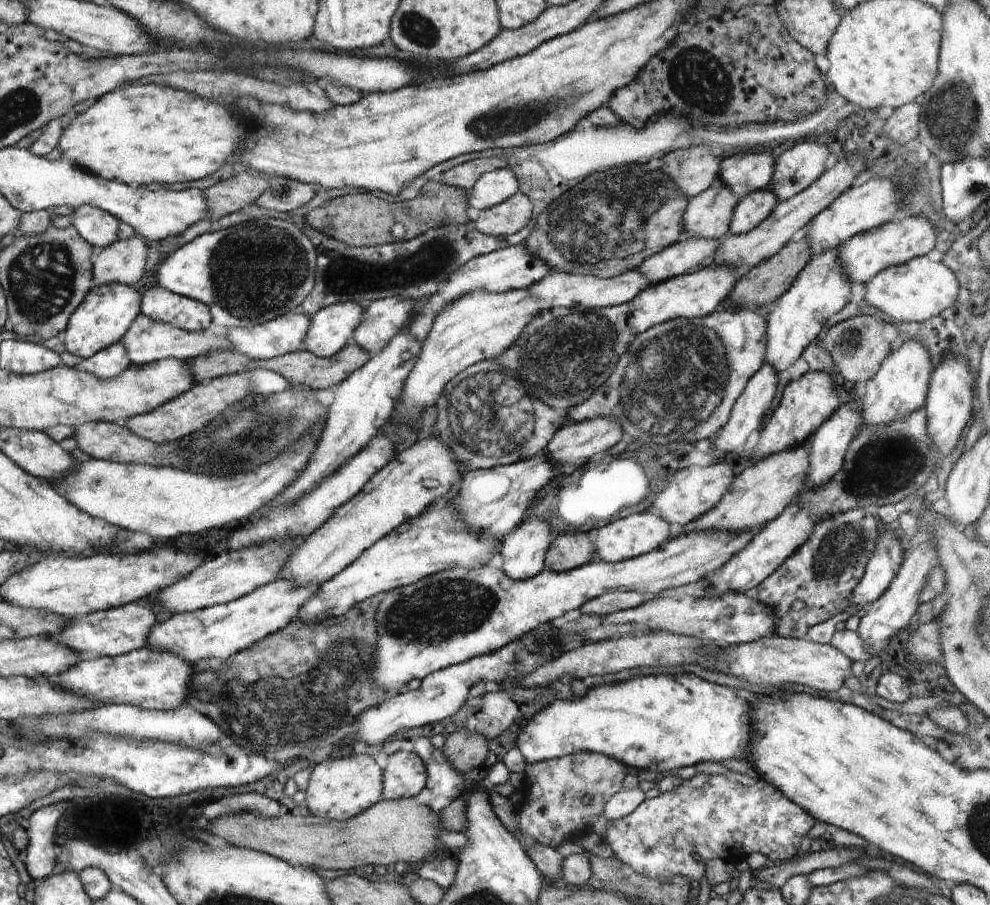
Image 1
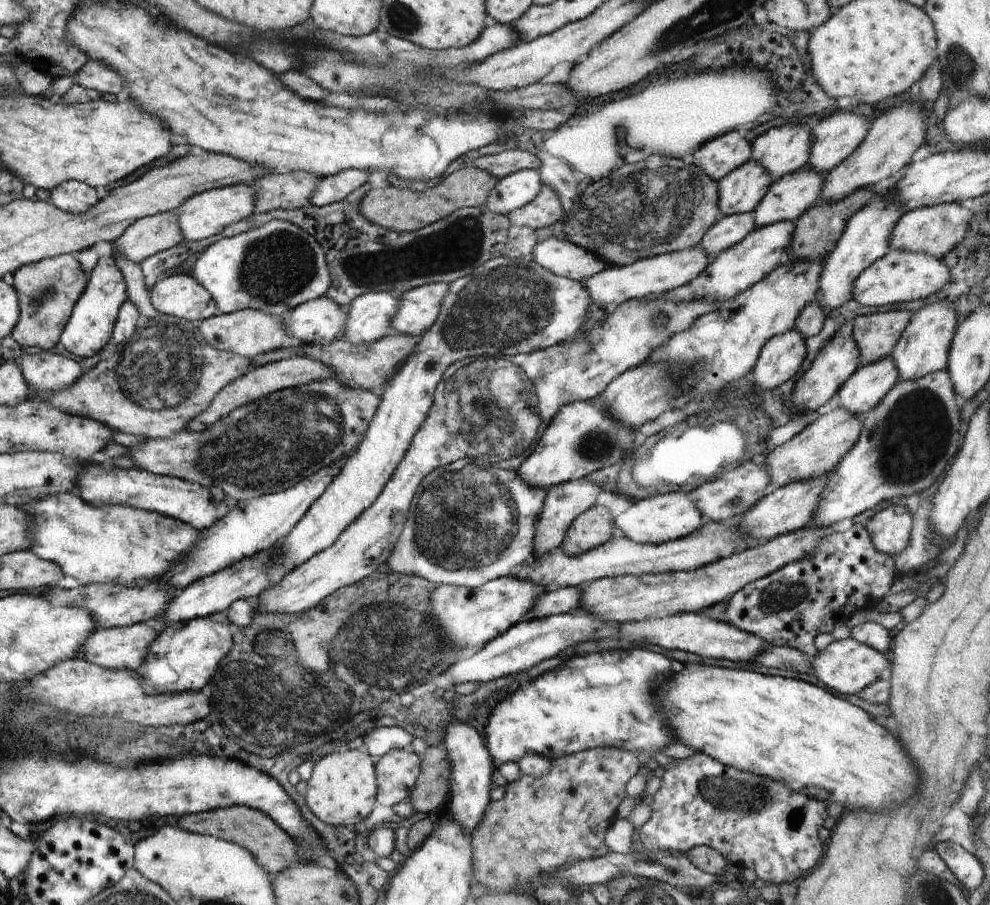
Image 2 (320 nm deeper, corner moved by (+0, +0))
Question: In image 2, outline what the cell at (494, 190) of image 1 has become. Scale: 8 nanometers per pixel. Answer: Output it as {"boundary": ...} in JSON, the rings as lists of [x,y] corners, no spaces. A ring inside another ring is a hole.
{"boundary":[[[534,170],[508,174],[490,190],[485,207],[494,214],[507,216],[512,210],[530,204],[543,185],[538,172]]]}

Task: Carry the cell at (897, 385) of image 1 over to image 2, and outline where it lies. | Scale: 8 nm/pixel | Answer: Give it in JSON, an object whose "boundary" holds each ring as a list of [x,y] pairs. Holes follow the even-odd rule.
{"boundary":[[[934,302],[926,304],[913,314],[912,319],[898,340],[891,359],[898,370],[898,376],[902,380],[918,380],[926,377],[926,374],[934,374],[938,370],[946,370],[948,352],[951,342],[957,331],[958,314],[950,302]]]}

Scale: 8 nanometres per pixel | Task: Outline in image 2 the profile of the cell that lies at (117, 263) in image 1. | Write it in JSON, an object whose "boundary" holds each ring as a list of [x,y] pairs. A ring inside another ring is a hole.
{"boundary":[[[172,212],[142,218],[112,242],[113,249],[130,262],[142,264],[154,254],[176,246],[184,239],[178,216]]]}

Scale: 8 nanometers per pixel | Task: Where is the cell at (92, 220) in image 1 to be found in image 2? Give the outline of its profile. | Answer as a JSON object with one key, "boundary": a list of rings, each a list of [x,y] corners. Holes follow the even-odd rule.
{"boundary":[[[67,181],[47,193],[47,200],[68,214],[84,214],[98,204],[95,188],[88,183]]]}

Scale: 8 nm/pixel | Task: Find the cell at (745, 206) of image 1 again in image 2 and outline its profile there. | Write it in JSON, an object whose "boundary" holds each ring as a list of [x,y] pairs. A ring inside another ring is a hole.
{"boundary":[[[808,167],[799,172],[782,176],[769,187],[762,201],[753,211],[755,228],[770,226],[776,222],[796,222],[797,219],[819,202],[825,174],[818,174]]]}

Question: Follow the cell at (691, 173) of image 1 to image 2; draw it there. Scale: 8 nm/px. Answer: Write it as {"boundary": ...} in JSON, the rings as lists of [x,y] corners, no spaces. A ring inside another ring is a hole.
{"boundary":[[[737,129],[706,142],[692,154],[693,165],[698,166],[708,178],[720,181],[732,170],[750,160],[751,143],[746,134],[748,130],[740,132],[740,129]]]}

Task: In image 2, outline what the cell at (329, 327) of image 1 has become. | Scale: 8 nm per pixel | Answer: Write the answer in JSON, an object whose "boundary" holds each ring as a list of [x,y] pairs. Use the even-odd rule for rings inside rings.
{"boundary":[[[370,292],[359,295],[348,304],[349,312],[346,316],[344,338],[353,345],[380,340],[390,332],[390,322],[394,318],[394,314],[398,312],[398,306],[400,306],[400,299],[394,298],[388,292]]]}

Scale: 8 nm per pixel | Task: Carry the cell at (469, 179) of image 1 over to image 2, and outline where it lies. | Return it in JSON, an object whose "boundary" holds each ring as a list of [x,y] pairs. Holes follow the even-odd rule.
{"boundary":[[[516,149],[505,150],[496,155],[482,156],[474,160],[470,166],[484,170],[500,180],[520,170],[537,171],[540,168],[540,160],[530,152]]]}

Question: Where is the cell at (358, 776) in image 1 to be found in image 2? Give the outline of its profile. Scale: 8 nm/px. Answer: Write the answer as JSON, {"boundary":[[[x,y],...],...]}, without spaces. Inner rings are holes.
{"boundary":[[[337,750],[324,756],[314,764],[314,771],[308,780],[308,792],[305,794],[308,808],[326,824],[361,829],[376,806],[375,764],[368,753],[358,750]]]}

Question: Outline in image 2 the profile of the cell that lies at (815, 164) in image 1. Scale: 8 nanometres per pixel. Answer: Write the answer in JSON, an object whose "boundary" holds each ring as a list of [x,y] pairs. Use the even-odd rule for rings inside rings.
{"boundary":[[[854,111],[836,112],[833,116],[822,118],[822,121],[811,126],[810,158],[807,167],[818,174],[825,174],[834,169],[860,146],[870,126],[871,122],[868,122],[865,116],[856,114]]]}

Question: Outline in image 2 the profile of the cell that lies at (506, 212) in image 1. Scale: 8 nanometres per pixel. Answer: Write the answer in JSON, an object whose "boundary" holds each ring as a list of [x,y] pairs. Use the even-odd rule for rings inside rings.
{"boundary":[[[543,185],[538,196],[530,204],[512,210],[507,218],[511,226],[524,226],[536,230],[561,222],[562,206],[554,190]]]}

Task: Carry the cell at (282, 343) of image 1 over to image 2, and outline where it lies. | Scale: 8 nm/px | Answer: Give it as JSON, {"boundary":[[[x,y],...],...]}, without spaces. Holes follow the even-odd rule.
{"boundary":[[[325,297],[311,299],[304,302],[297,308],[285,314],[282,318],[284,330],[290,338],[297,341],[296,344],[329,344],[335,339],[343,338],[344,330],[346,330],[346,316],[349,310],[346,307],[338,306],[336,302],[332,302]]]}

